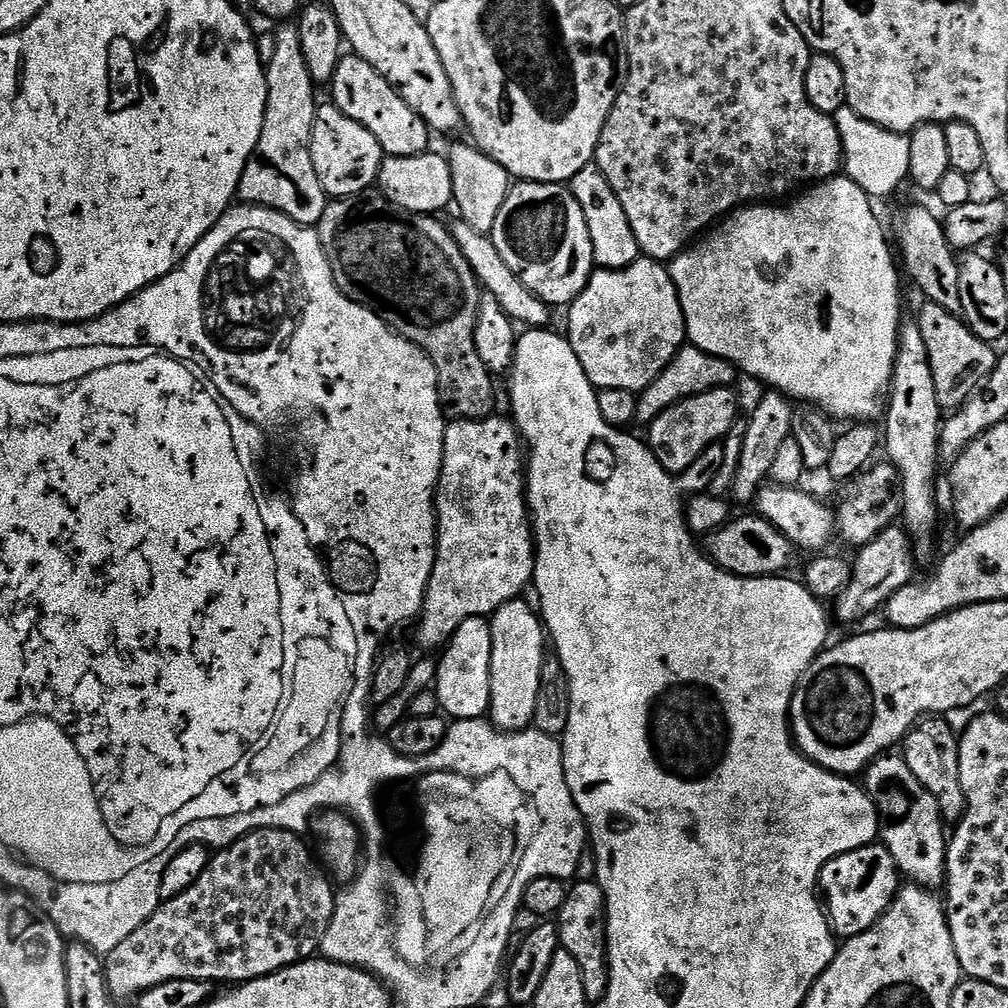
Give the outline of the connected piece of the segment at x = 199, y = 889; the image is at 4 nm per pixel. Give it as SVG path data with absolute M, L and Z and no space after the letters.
M276 828L273 831L247 833L240 840L234 841L228 847L217 851L211 857L205 872L189 889L186 889L182 894L178 894L177 897L165 899L160 907L156 909L154 915L142 927L134 930L134 934L130 934L130 938L126 938L126 942L119 944L113 952L107 953L106 971L108 974L108 989L112 992L112 999L117 1002L123 1002L123 1000L131 1000L132 1002L152 987L160 986L174 979L196 979L209 982L217 982L216 980L236 980L232 982L257 980L263 976L281 972L289 964L299 964L301 960L315 957L322 938L330 926L332 915L335 914L337 893L332 892L333 881L330 879L329 873L314 859L313 849L308 849L300 839L301 837L297 833Z

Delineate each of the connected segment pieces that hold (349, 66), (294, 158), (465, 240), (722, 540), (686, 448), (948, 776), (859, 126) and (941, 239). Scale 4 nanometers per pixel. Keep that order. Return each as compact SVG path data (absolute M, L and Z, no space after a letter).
M355 54L341 55L330 81L331 88L331 103L342 110L346 118L354 118L354 122L366 126L366 130L378 138L388 156L416 156L429 151L428 124L418 113L410 110L410 106L406 106L406 102L397 94L396 87L386 82L386 78L382 78L382 74L378 74L370 62Z
M295 23L284 24L277 30L272 57L266 60L266 75L268 97L262 134L240 179L238 196L245 205L272 208L289 216L295 224L315 226L320 223L330 197L322 182L318 182L318 170L314 170L314 158L310 154L318 88L312 83L310 70L306 70L300 29Z
M459 218L453 220L453 224L450 224L450 231L454 242L462 250L466 262L470 262L481 289L487 295L498 298L498 306L502 306L502 310L506 310L508 317L517 325L523 326L525 324L523 327L528 330L543 329L547 325L544 323L552 316L553 309L550 305L533 294L520 281L518 274L514 274L514 270L510 270L510 266L506 266L502 254L498 254L498 246L494 246L491 235L485 234L479 228L470 226L465 220Z
M759 514L729 519L728 523L703 537L702 548L709 560L735 576L774 576L783 573L792 560L794 545Z
M711 388L697 396L688 396L685 400L679 400L674 406L670 406L658 418L654 418L652 424L647 425L646 443L654 457L655 463L673 474L684 474L691 464L707 450L711 444L723 441L733 422L738 419L736 412L736 396L732 388Z
M925 718L917 722L902 741L902 755L914 778L918 778L918 782L922 782L922 786L934 794L934 802L938 802L945 825L955 826L964 817L968 803L962 790L960 736L944 720L947 719Z
M847 106L840 108L835 112L834 119L838 126L838 134L842 138L844 147L843 171L848 179L853 180L859 188L870 198L876 196L888 196L891 192L896 192L900 188L903 180L909 179L908 171L910 170L910 142L908 136L899 132L891 132L874 122L866 122L853 108Z
M928 208L906 209L904 217L900 220L900 229L896 232L896 240L900 243L900 252L898 248L899 263L902 265L906 276L906 271L908 271L909 278L920 287L920 292L924 295L923 299L942 306L948 312L959 314L962 310L962 298L958 298L958 270L960 269L960 261L957 253L952 249L950 242L946 238L941 217L939 215L936 217Z

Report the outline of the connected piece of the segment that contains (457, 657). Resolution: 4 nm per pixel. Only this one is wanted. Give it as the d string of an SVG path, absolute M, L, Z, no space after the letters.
M483 616L466 618L448 639L438 656L438 674L434 689L445 717L457 720L479 720L490 712L490 658L492 626Z

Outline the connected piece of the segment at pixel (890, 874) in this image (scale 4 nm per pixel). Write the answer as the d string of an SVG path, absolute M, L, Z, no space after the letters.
M873 842L836 856L820 871L819 891L826 905L826 915L837 937L857 936L878 922L878 918L892 905L892 899L902 887L902 877L896 869L890 850Z

